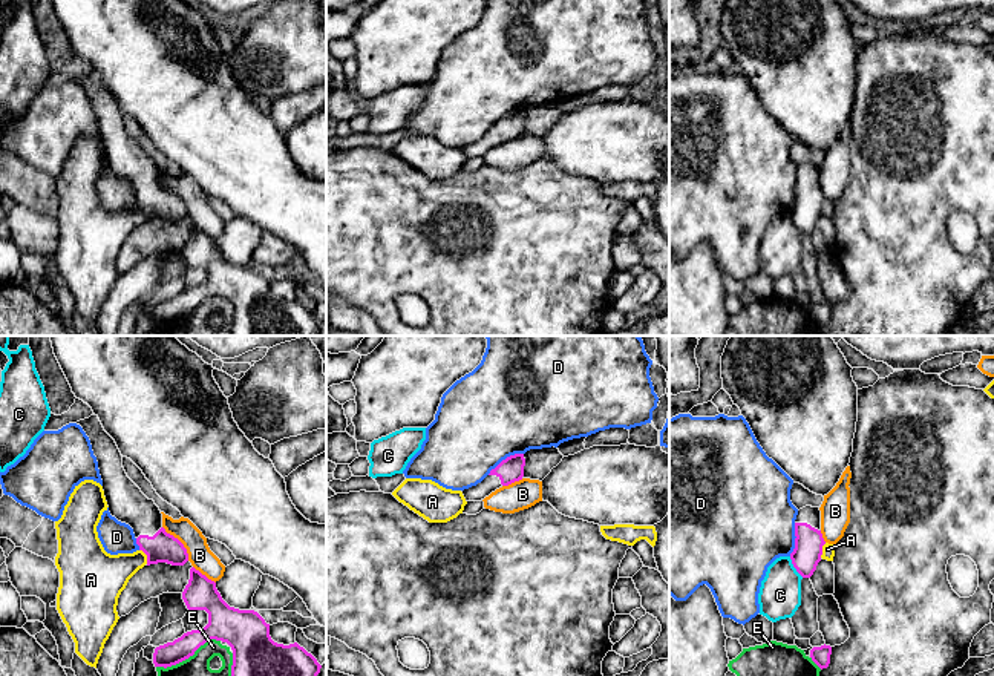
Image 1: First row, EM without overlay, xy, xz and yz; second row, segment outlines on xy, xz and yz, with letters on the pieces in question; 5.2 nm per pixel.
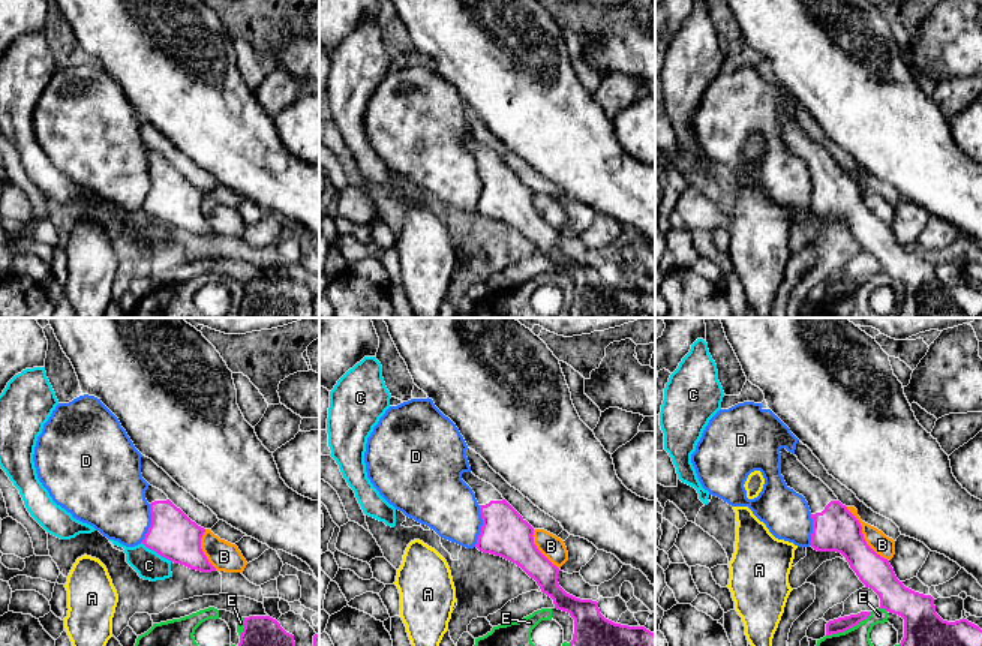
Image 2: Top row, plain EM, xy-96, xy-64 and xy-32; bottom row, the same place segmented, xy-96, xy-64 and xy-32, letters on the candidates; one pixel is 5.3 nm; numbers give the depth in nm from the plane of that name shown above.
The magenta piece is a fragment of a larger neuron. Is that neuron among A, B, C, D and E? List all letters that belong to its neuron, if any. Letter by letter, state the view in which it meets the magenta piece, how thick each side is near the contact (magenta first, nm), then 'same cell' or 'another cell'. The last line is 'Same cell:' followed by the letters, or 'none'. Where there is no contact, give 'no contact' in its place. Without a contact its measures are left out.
A: meets magenta in xy; 160 nm thick on the magenta side, 240 nm on the other; another cell
B: meets magenta in xy; 160 nm thick on the magenta side, 120 nm on the other; another cell
C: meets magenta in yz; 150 nm thick on the magenta side, 220 nm on the other; another cell
D: meets magenta in xz; 130 nm thick on the magenta side, 480 nm on the other; another cell
E: meets magenta in xy; 160 nm thick on the magenta side, 200 nm on the other; another cell
Same cell: none

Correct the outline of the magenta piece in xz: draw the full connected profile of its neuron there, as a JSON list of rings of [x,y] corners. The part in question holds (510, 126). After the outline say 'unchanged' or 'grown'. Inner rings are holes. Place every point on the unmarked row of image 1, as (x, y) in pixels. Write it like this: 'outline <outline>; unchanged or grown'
outline [[[515,110],[502,116],[490,130],[476,143],[461,147],[466,158],[481,158],[502,143],[508,143],[524,133],[524,110]]]; grown

